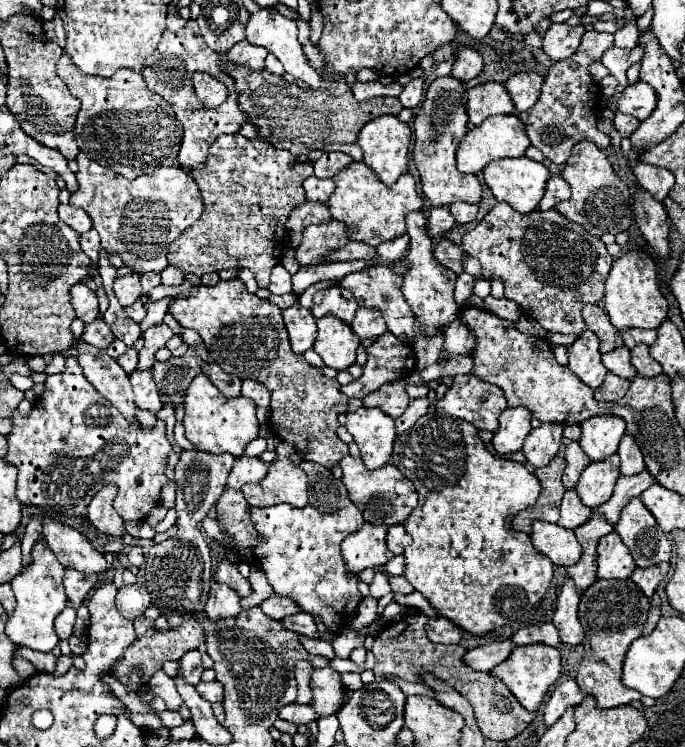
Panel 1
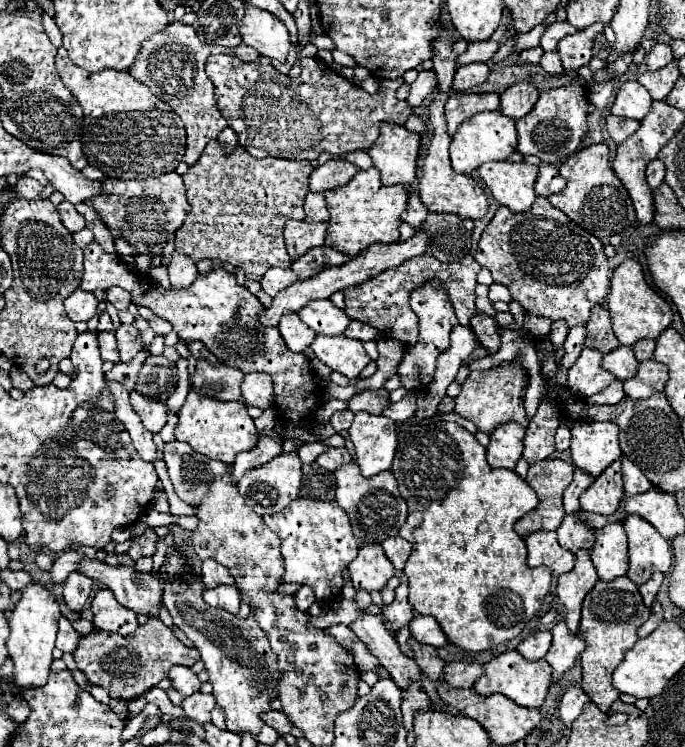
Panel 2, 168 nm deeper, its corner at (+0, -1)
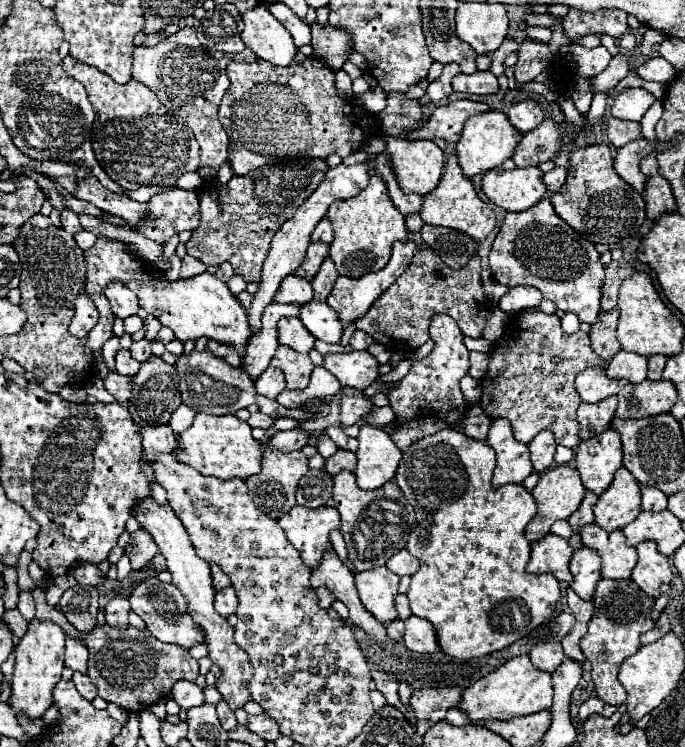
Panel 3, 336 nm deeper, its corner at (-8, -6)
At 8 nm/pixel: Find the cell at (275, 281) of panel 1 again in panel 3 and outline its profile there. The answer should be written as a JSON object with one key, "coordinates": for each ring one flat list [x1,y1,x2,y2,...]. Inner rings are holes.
{"coordinates":[[296,274,286,276,280,282,280,288,274,294,274,302,278,304,288,304,288,302,300,302,306,304,312,300,312,286,308,280,298,278]]}

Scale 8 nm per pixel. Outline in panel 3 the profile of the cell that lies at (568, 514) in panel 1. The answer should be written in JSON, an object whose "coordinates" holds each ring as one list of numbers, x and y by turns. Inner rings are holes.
{"coordinates":[[588,546,574,548,572,560,570,560,570,572,574,580,570,582,570,586,580,598,592,598,596,584,602,578,600,564,602,564,602,558,594,548,588,548]]}

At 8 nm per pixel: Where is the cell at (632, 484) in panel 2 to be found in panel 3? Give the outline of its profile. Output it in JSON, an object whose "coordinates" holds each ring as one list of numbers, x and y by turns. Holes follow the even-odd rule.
{"coordinates":[[640,486,642,490,642,510,660,512,668,504,668,496,662,490,656,490,654,486]]}

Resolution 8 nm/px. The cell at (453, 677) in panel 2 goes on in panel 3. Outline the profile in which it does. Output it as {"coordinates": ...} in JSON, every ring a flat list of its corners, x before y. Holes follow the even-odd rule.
{"coordinates":[[444,686,444,688,416,690,410,698,410,704,418,720,434,726,444,718,446,710,458,706,460,700,462,700,462,686]]}

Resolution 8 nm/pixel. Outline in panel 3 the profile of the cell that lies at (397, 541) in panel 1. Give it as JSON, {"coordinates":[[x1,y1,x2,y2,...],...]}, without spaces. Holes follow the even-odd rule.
{"coordinates":[[404,548,404,550,396,552,396,554,386,562,386,566,388,566,388,570,392,570,392,572,398,574,398,576,404,576,404,574,414,576,416,570,418,570,418,560]]}

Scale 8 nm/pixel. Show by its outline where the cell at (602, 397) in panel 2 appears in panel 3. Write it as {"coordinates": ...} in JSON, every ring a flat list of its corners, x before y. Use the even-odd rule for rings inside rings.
{"coordinates":[[606,398,594,404,580,404,578,408,578,422,580,422,580,436,592,438,596,434,602,434,610,428,610,420,614,418,618,406,618,398]]}

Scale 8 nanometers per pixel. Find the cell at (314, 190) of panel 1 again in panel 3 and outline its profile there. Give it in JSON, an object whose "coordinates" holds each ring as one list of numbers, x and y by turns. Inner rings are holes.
{"coordinates":[[322,218,322,220,316,224,314,232,312,232,312,240,320,240,320,242,328,242,328,244,330,244,332,238,334,238,334,232,332,232,330,220,328,220,328,218]]}

